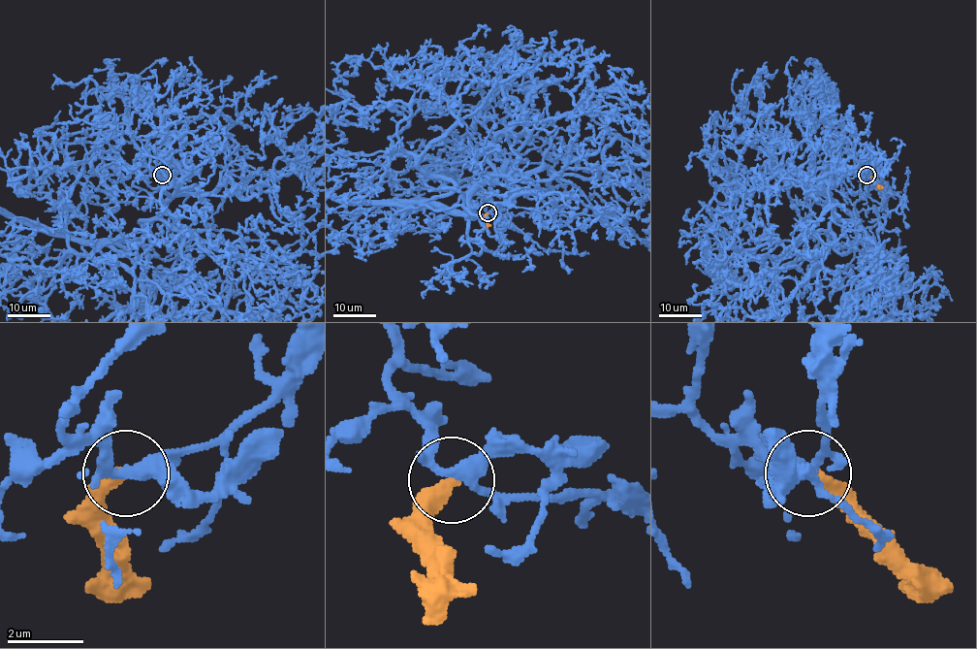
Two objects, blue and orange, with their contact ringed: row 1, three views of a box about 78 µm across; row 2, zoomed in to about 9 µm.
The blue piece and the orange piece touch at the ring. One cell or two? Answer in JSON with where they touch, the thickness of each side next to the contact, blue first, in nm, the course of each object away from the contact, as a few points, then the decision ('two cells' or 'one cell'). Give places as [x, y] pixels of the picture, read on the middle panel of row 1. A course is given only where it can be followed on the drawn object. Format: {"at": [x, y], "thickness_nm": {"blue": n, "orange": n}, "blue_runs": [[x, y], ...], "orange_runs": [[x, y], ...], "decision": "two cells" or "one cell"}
{"at": [488, 212], "thickness_nm": {"blue": 320, "orange": 400}, "blue_runs": [[488, 212], [479, 194], [461, 195], [509, 174], [510, 161], [465, 211], [348, 203]], "orange_runs": [[488, 212], [485, 216], [488, 229]], "decision": "two cells"}

